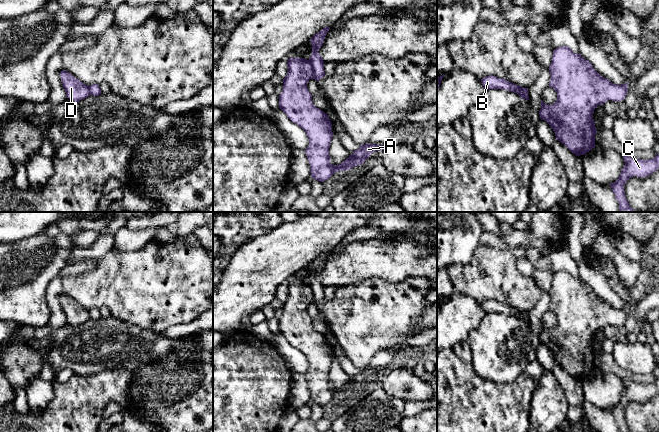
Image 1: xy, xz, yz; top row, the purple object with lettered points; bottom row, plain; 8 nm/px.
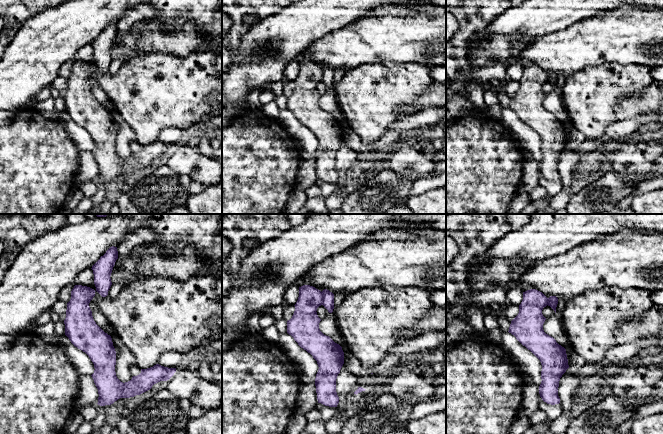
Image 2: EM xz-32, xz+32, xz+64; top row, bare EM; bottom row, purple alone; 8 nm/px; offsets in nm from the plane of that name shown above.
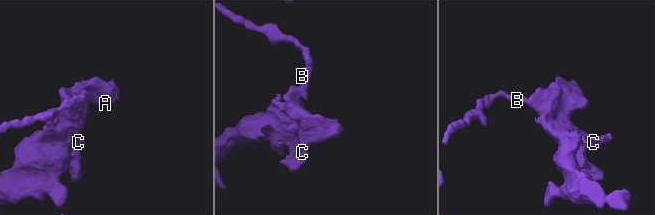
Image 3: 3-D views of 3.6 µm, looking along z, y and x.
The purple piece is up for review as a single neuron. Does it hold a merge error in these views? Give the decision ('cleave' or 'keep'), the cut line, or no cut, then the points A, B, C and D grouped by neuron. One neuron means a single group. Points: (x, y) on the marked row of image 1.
cleave; cut in xz along (307, 60), (312, 67), (313, 78); A C D / B

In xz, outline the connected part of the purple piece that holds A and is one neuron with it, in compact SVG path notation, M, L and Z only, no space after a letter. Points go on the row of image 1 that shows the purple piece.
M290 57L287 66L287 76L283 79L283 90L279 95L279 108L308 136L309 145L305 153L313 179L324 182L335 172L361 165L371 153L386 149L388 145L365 143L341 164L332 165L329 156L332 123L325 112L314 106L307 88L308 81L314 77L313 67L307 59L298 57Z

